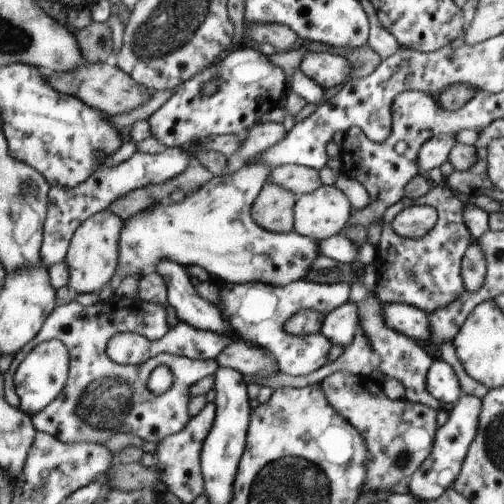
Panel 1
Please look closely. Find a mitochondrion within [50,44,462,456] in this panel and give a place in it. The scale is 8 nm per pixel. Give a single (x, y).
(105, 402)

